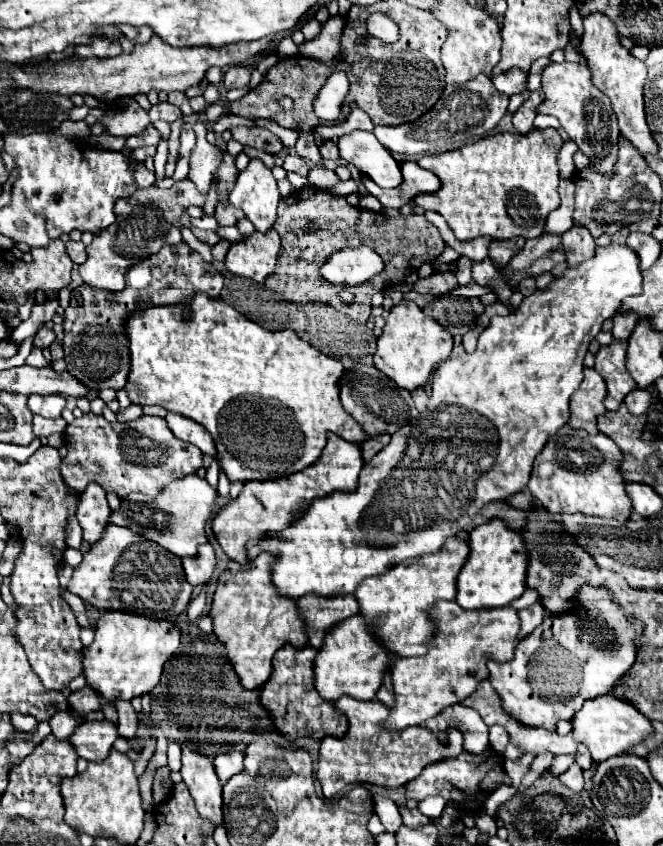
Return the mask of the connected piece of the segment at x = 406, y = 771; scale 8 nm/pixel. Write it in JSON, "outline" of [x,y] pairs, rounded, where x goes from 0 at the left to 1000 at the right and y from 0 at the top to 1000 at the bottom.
{"outline":[[[519,823],[504,830],[504,837],[525,849],[525,865],[513,872],[489,872],[483,879],[483,898],[477,920],[486,927],[492,946],[504,946],[519,931],[531,927],[567,927],[582,931],[612,929],[643,905],[688,896],[697,889],[697,868],[679,865],[679,879],[661,879],[661,872],[640,858],[621,858],[609,865],[582,865],[570,856],[585,846],[585,837],[576,830],[543,830]]]}

